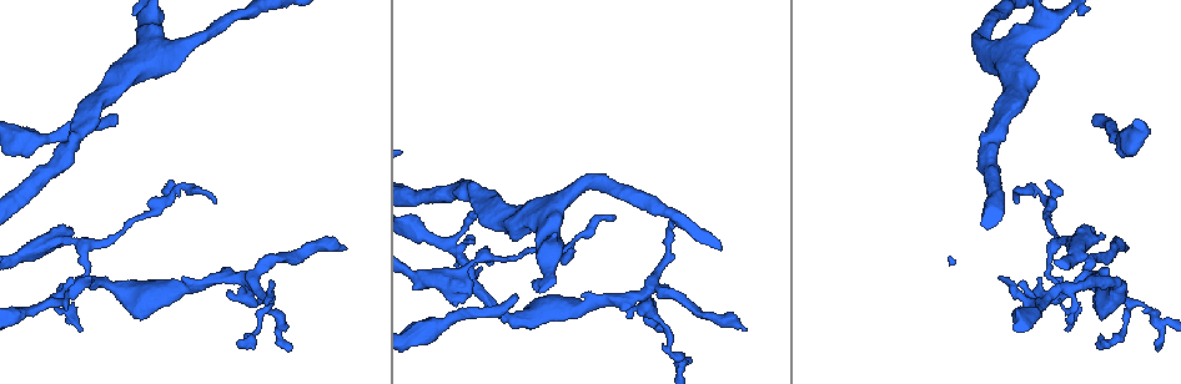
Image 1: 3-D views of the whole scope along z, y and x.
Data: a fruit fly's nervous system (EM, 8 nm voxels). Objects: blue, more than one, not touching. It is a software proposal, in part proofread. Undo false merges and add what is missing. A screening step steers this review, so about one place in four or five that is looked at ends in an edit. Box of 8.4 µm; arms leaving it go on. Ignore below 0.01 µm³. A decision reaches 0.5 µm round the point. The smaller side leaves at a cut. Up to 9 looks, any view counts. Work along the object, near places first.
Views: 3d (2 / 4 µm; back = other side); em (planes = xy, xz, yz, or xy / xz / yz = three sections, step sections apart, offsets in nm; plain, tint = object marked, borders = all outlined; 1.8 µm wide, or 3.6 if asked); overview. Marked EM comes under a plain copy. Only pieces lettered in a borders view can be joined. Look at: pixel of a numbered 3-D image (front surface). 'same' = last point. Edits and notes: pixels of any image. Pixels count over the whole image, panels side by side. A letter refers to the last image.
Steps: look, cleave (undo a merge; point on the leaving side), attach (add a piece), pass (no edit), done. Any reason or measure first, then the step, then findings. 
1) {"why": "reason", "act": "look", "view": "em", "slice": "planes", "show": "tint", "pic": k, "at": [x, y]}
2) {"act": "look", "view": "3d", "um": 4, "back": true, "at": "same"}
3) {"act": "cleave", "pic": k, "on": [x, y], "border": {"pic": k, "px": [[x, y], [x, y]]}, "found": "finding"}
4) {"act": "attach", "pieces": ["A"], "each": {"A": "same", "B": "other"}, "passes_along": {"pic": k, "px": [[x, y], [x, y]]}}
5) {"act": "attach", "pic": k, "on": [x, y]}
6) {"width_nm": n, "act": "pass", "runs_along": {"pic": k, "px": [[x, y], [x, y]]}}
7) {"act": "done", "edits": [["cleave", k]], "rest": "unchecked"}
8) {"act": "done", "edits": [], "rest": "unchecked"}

{"why": "thin end", "act": "look", "view": "3d", "um": 4, "pic": 1, "at": [1102, 338]}

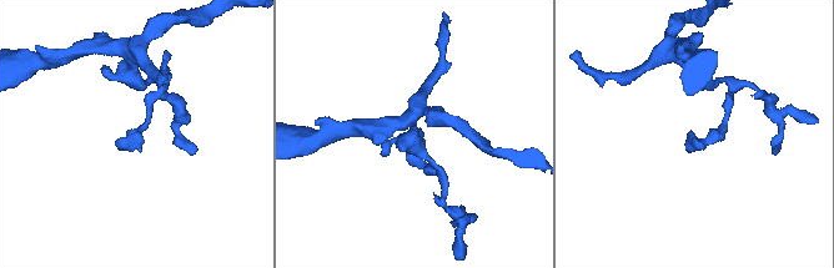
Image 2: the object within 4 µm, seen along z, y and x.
{"act": "look", "view": "em", "slice": "yz", "step": 4, "show": "tint", "pic": 2, "at": [690, 135]}

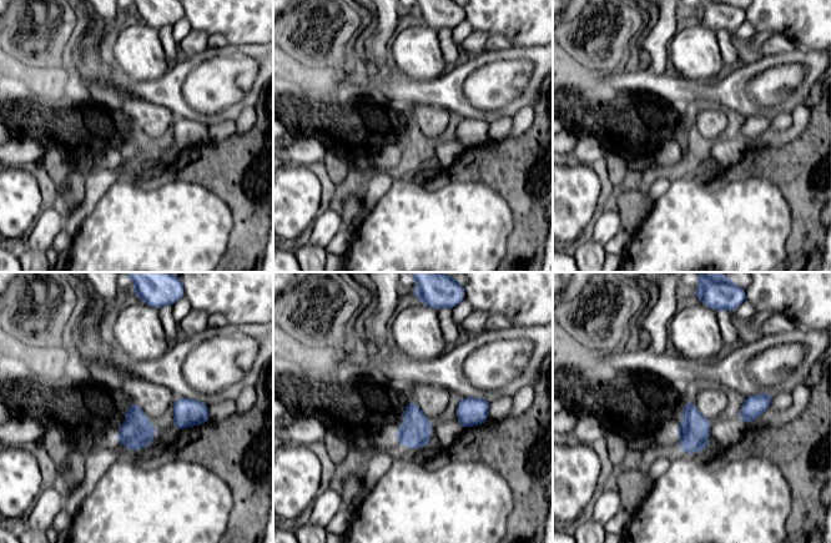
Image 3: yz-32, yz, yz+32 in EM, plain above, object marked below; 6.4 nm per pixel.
{"why": "another direction", "act": "look", "view": "em", "slice": "planes", "show": "borders", "at": "same"}

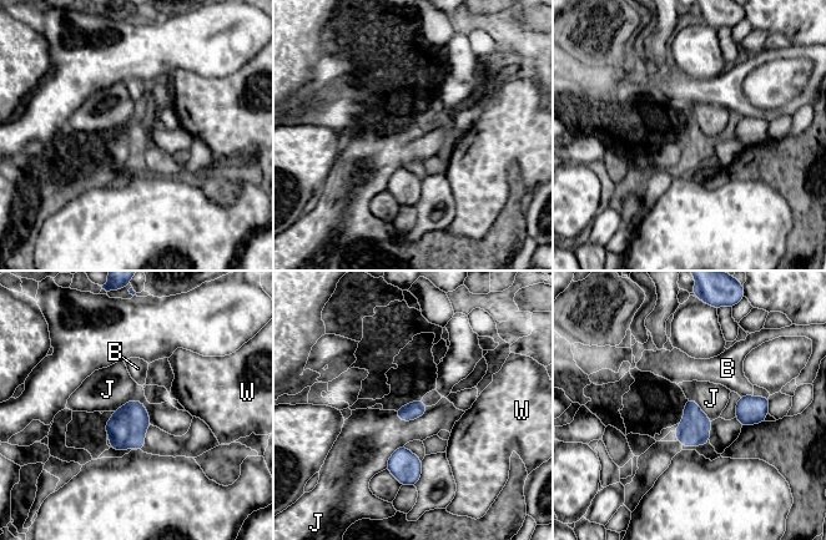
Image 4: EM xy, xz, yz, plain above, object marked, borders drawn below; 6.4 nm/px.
{"act": "pass", "each": {"B": "other", "J": "other", "W": "other"}, "border": {"pic": 4, "px": [[114, 412], [139, 400], [151, 424]]}, "found": "no lettered piece goes on from it"}

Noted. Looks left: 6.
{"why": "three arms meet", "act": "look", "view": "3d", "um": 4, "pic": 1, "at": [473, 268]}

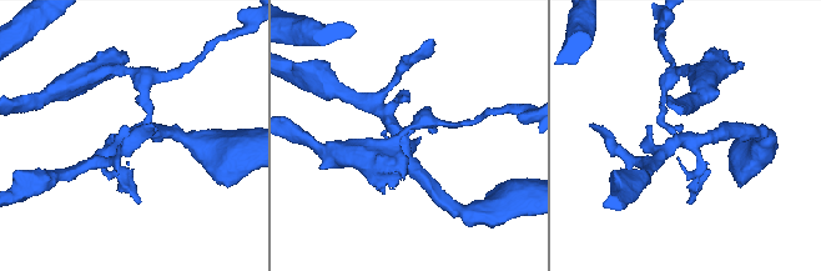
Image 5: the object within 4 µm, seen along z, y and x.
{"act": "look", "view": "em", "slice": "yz", "step": 16, "show": "tint", "pic": 5, "at": [683, 138]}

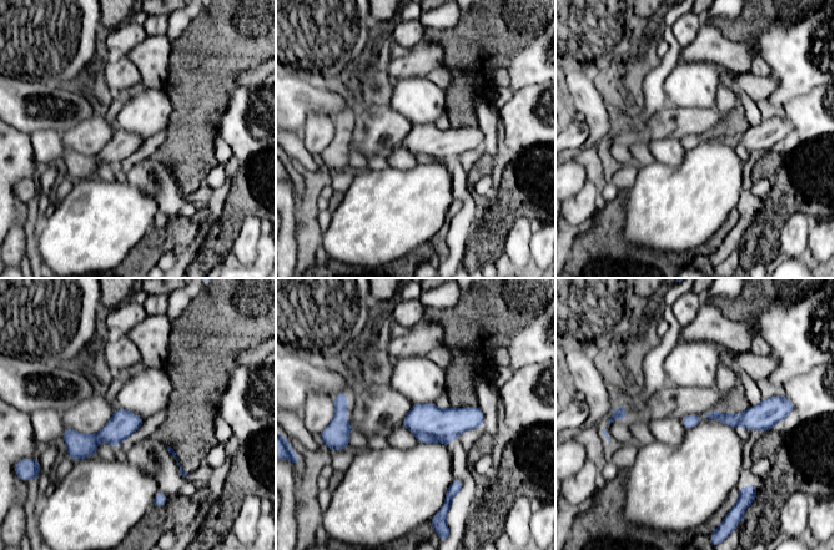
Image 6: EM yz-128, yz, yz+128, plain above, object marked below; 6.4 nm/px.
{"why": "cut it another way", "act": "look", "view": "em", "slice": "planes", "show": "borders", "at": "same"}

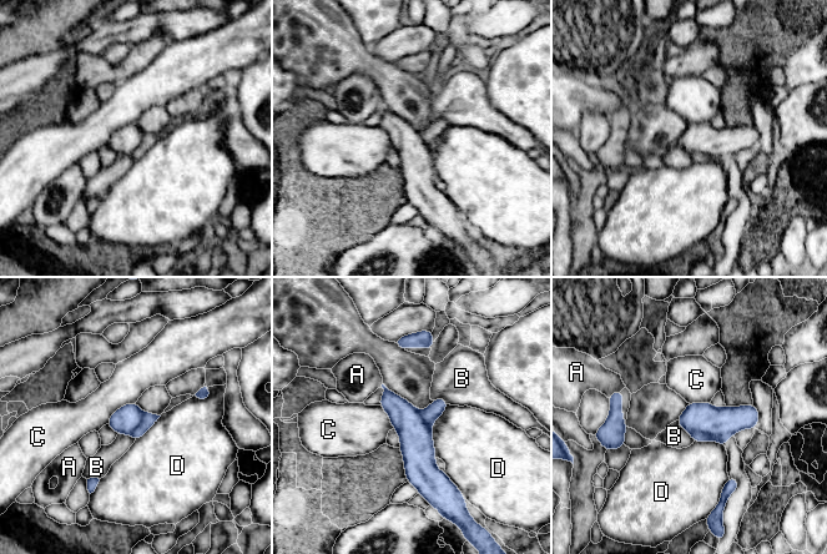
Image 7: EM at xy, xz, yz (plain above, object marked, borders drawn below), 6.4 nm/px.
{"width_nm": 190, "act": "cleave", "pic": 7, "on": [697, 437], "each": {"A": "other", "B": "other", "C": "other", "D": "other"}, "border": {"pic": 7, "px": [[690, 432], [702, 432], [726, 439]]}, "found": "a second neuron is stuck on"}

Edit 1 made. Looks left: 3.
{"why": "redraw", "act": "look", "view": "overview"}

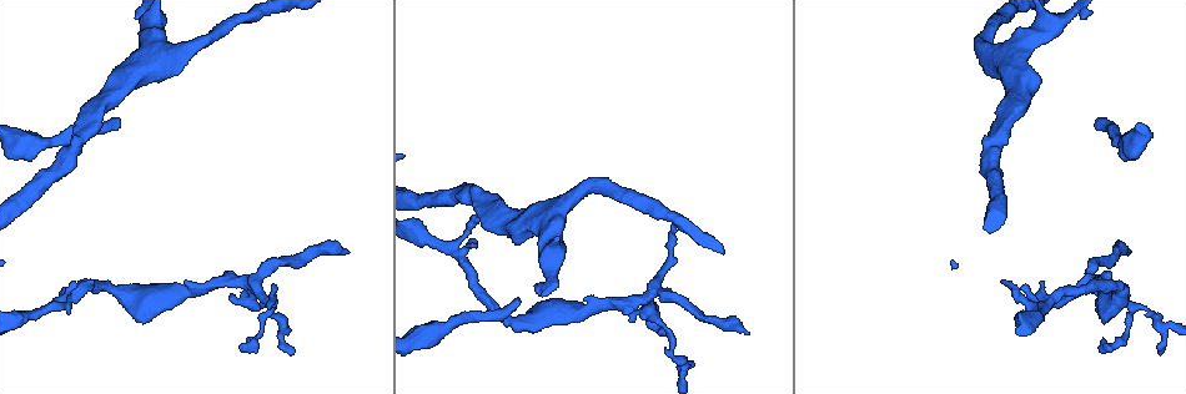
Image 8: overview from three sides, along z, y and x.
{"act": "look", "view": "em", "slice": "yz", "step": 16, "show": "tint", "pic": 8, "at": [1014, 56]}

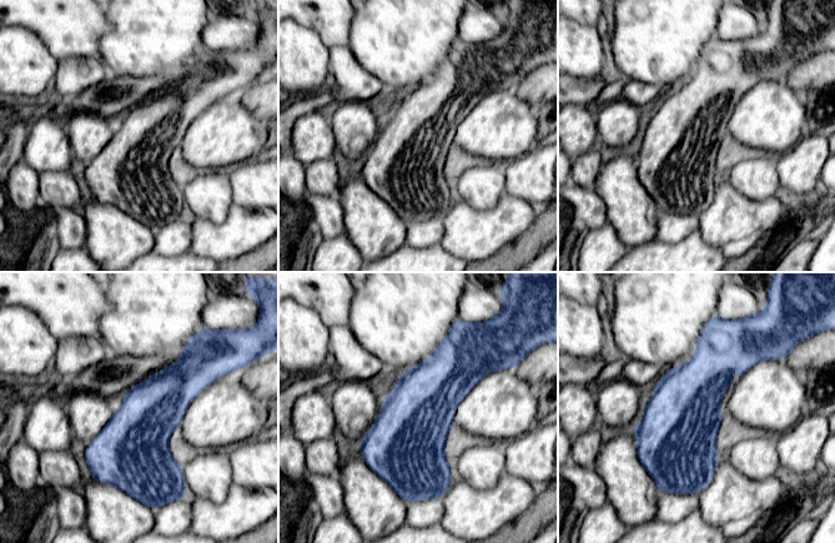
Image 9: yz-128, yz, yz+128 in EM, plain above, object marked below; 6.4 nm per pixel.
{"act": "look", "view": "em", "slice": "planes", "show": "borders", "at": "same"}

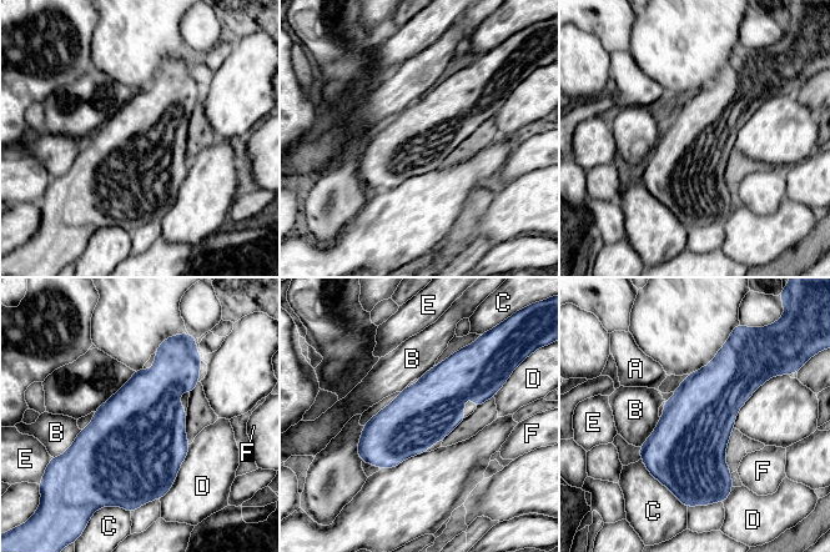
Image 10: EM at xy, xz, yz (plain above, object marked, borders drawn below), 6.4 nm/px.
{"act": "pass", "each": {"A": "other", "B": "other", "C": "other", "D": "other", "E": "other", "F": "other"}, "border": {"pic": 10, "px": [[660, 417], [657, 427], [640, 447]]}, "found": "one neuron here"}

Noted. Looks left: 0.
{"act": "done", "edits": [["cleave", 7]], "rest": "unchecked"}

